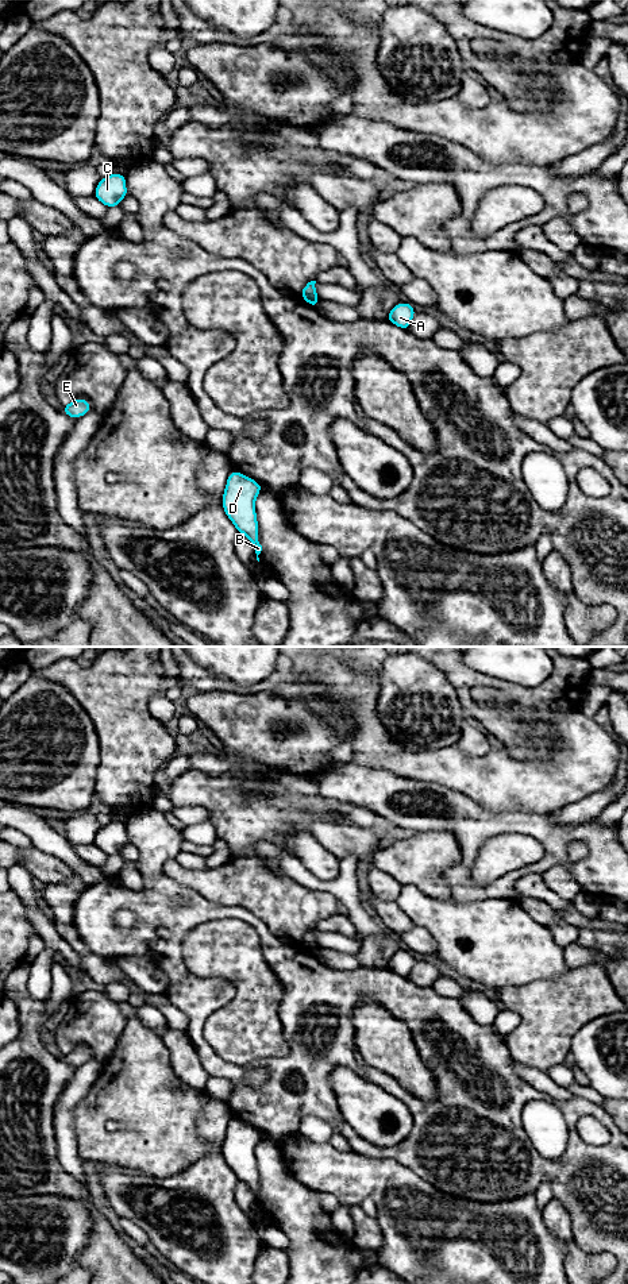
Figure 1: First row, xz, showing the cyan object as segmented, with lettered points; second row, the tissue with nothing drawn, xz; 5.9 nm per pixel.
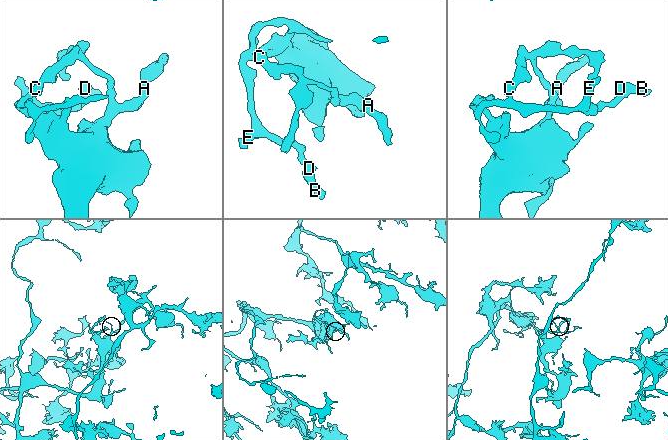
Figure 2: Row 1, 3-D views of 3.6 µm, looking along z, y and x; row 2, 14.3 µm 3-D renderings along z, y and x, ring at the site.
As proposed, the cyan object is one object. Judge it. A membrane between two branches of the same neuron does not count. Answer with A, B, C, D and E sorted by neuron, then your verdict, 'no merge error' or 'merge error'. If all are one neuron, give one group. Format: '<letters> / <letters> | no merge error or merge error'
A / B C D E | merge error

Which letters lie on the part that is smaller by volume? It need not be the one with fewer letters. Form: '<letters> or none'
B, C, D, E

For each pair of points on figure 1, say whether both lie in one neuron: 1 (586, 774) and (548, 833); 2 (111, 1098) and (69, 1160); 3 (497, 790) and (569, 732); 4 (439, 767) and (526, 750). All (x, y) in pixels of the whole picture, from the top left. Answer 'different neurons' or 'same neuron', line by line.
1: different neurons
2: different neurons
3: same neuron
4: different neurons

